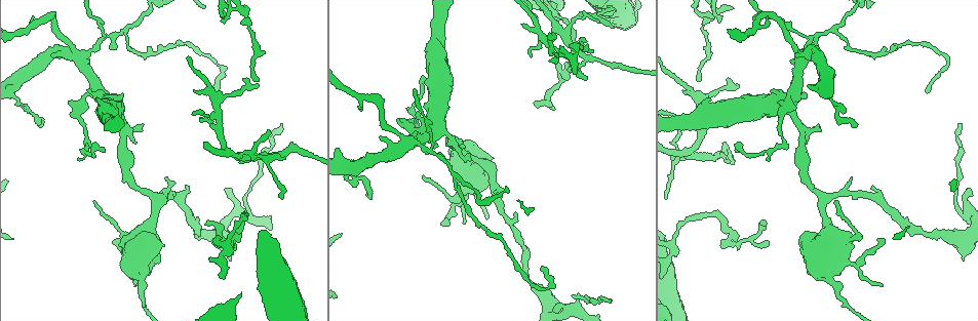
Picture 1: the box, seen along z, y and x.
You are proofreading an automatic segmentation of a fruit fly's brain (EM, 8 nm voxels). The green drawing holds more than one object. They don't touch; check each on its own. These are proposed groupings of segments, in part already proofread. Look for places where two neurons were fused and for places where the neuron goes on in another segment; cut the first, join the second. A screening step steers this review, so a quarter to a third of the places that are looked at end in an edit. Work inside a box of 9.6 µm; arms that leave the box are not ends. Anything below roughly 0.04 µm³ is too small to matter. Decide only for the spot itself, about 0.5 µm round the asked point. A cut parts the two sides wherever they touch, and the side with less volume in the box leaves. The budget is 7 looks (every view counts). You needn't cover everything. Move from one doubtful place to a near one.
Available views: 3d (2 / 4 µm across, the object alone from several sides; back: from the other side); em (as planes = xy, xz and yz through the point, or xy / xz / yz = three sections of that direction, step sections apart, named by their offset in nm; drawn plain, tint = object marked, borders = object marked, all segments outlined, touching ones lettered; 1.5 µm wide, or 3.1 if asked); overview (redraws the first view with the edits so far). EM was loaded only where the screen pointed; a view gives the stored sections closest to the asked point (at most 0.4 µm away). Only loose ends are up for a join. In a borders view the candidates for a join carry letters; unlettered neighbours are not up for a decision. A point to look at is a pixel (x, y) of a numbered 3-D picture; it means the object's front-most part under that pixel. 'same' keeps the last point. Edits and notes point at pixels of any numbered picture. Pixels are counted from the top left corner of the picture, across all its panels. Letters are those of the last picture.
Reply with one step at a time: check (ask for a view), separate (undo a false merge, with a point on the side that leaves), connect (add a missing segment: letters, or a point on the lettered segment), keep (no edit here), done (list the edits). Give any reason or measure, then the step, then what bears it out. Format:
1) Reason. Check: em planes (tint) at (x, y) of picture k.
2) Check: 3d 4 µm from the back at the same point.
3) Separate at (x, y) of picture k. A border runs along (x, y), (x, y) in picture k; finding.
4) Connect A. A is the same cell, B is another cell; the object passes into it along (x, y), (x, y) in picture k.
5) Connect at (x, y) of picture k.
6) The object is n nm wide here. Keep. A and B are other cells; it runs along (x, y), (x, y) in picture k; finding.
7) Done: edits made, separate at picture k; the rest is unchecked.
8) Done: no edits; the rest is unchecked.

Check: 3d 4 µm from the back at (807, 143) of picture 1.

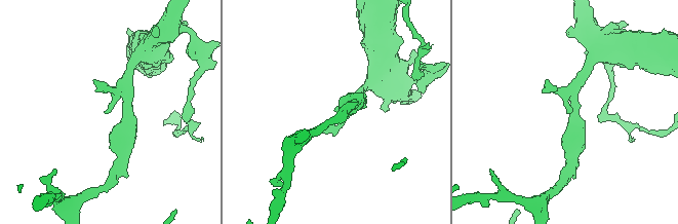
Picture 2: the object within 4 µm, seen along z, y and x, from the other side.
The arms are 190, 340 nm wide; now the EM. Check: em planes (borders) at (335, 111) of picture 2.

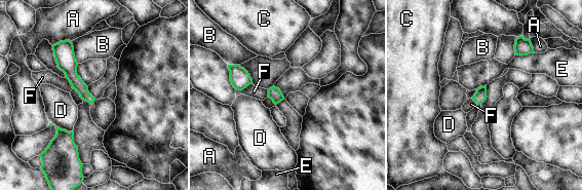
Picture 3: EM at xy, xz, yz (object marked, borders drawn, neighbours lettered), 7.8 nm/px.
Keep. A, B, C, D, E and F are other cells; a border runs along (251, 83), (242, 89), (236, 90) in picture 3; no lettered segment goes on from it.

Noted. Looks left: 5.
Two arms in line, one across. Check: 3d 2 µm at (226, 151) of picture 1.

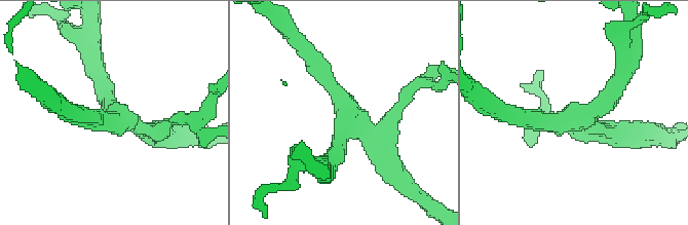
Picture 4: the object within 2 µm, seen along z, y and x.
Check: em planes (plain) at (347, 127) of picture 4.

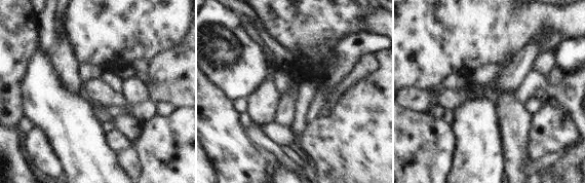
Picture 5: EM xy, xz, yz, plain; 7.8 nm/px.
Check: em planes (borders) at the same point.

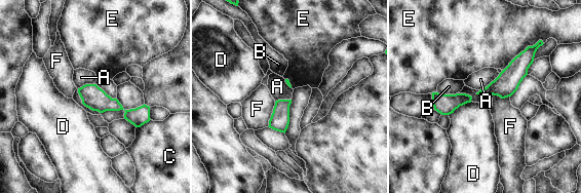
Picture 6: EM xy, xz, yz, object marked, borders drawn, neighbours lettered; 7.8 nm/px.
The object is 120 nm wide here. Keep. A, B, C, D, E and F are other cells; it runs along (80, 90), (130, 115), (147, 118) in picture 6; all the same neuron.

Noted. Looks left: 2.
Done: no edits; the rest is unchecked.

